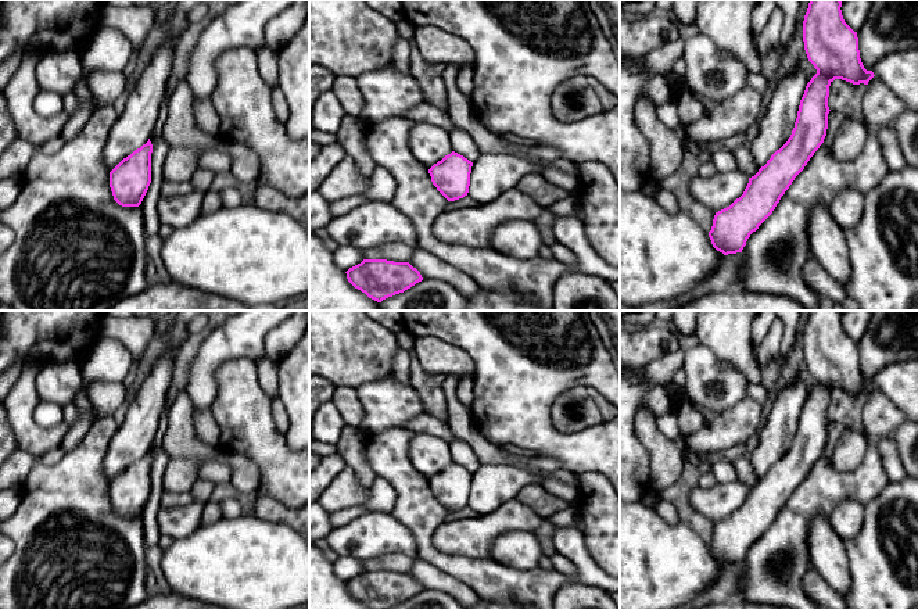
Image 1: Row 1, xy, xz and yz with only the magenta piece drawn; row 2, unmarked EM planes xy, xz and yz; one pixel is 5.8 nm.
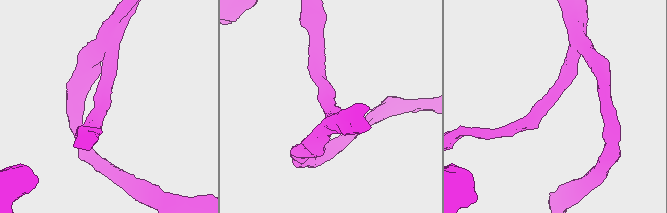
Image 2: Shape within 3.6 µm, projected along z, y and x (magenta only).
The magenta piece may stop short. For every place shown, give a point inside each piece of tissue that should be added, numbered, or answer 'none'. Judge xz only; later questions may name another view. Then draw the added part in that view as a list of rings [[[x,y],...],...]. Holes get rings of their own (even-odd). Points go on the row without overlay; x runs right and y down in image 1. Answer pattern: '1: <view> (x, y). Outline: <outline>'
1: xz (429, 454). Outline: [[[427,433],[415,434],[409,444],[409,459],[428,480],[453,462],[451,445]]]

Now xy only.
1: xy (133, 439). Outline: [[[175,347],[159,357],[129,405],[122,424],[111,437],[104,458],[104,476],[110,483],[151,448],[172,387],[180,347]]]

